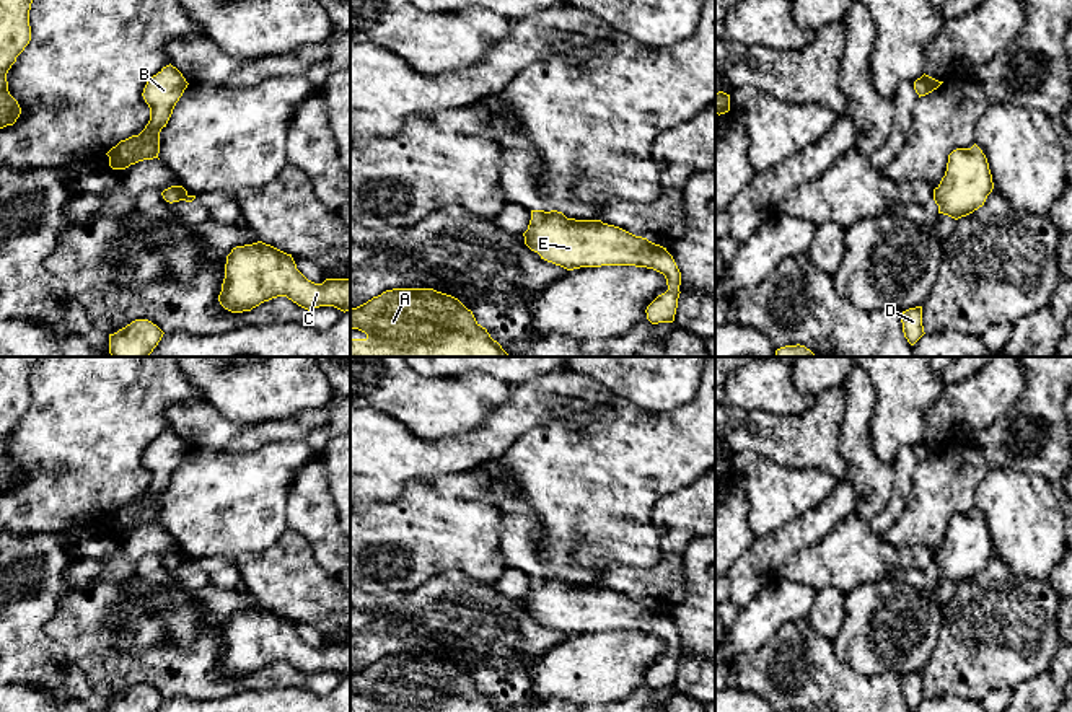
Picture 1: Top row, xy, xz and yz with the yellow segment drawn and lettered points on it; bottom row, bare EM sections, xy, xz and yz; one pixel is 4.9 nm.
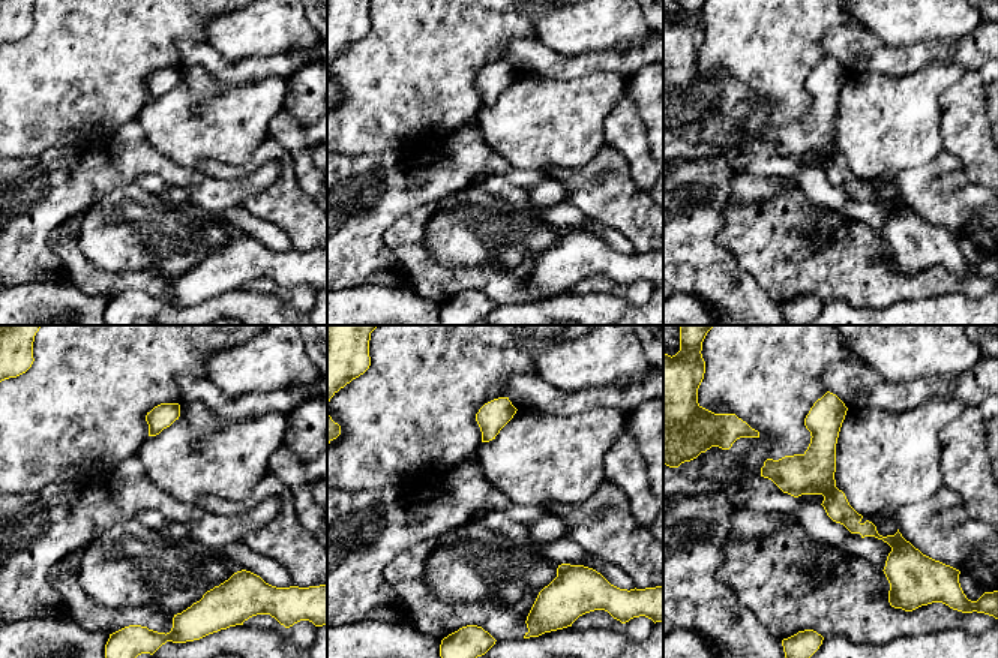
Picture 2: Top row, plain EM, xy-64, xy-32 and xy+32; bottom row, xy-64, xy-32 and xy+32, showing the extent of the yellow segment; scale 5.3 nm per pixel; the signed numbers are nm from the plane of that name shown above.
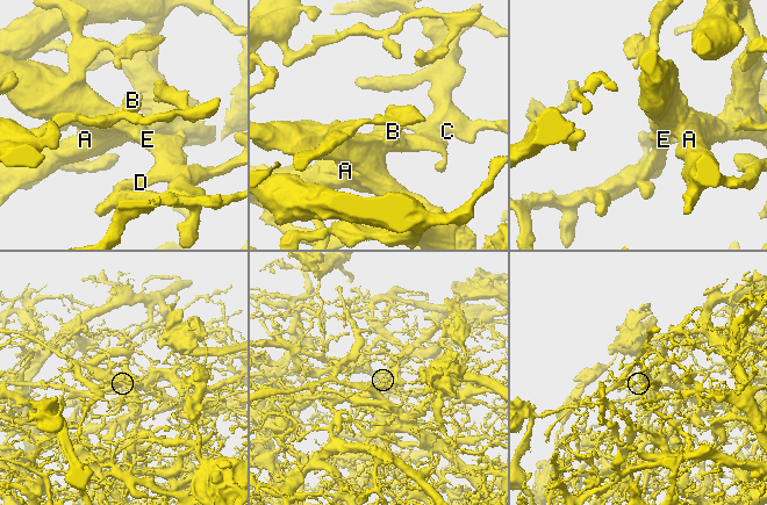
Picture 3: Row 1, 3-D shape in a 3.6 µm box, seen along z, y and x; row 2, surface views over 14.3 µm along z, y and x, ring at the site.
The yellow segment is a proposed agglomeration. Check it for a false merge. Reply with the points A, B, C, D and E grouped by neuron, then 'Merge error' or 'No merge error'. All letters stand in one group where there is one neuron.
Groups: A B C D E. No merge error

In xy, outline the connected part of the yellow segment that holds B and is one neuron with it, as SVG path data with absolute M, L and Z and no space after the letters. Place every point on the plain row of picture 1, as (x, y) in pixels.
M171 429L147 446L142 461L150 472L150 486L138 500L121 505L106 518L112 534L125 534L138 526L158 523L160 497L166 492L187 450Z

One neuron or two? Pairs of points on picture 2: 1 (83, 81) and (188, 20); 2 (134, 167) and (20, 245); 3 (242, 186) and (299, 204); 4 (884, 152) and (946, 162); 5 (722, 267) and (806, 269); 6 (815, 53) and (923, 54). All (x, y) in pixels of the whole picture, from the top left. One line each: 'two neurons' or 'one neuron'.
1: one neuron
2: one neuron
3: two neurons
4: two neurons
5: two neurons
6: two neurons

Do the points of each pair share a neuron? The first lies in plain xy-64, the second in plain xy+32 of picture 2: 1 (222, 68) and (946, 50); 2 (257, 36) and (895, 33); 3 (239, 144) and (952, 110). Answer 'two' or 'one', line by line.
1: one
2: one
3: two

